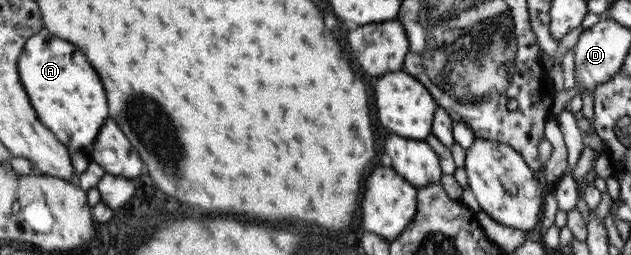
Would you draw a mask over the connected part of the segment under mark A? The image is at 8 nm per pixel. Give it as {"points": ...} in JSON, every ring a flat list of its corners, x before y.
{"points":[[42,28,25,40,17,58,17,73,36,118,60,145,74,152,87,151,106,118,106,100,102,84,82,52]]}

